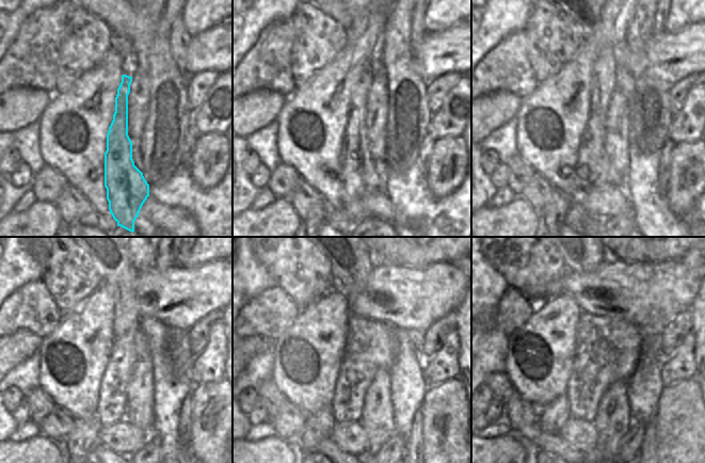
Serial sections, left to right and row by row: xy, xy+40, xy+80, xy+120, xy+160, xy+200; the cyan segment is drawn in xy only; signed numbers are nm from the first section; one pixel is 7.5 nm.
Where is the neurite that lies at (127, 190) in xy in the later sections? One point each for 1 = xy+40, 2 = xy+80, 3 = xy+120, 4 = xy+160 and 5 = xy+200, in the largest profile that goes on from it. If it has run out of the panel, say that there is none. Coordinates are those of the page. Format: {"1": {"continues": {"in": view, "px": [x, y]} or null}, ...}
{"1": {"continues": {"in": "xy+40", "px": [358, 173]}}, "2": {"continues": {"in": "xy+80", "px": [593, 169]}}, "3": {"continues": {"in": "xy+120", "px": [111, 406]}}, "4": {"continues": {"in": "xy+160", "px": [369, 347]}}, "5": {"continues": {"in": "xy+200", "px": [607, 350]}}}

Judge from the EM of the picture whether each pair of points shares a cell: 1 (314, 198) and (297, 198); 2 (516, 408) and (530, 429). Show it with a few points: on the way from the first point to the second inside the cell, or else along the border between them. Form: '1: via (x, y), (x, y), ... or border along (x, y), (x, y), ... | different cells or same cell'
1: via (309, 198), (301, 198) | same cell
2: via (521, 413), (526, 424) | same cell

